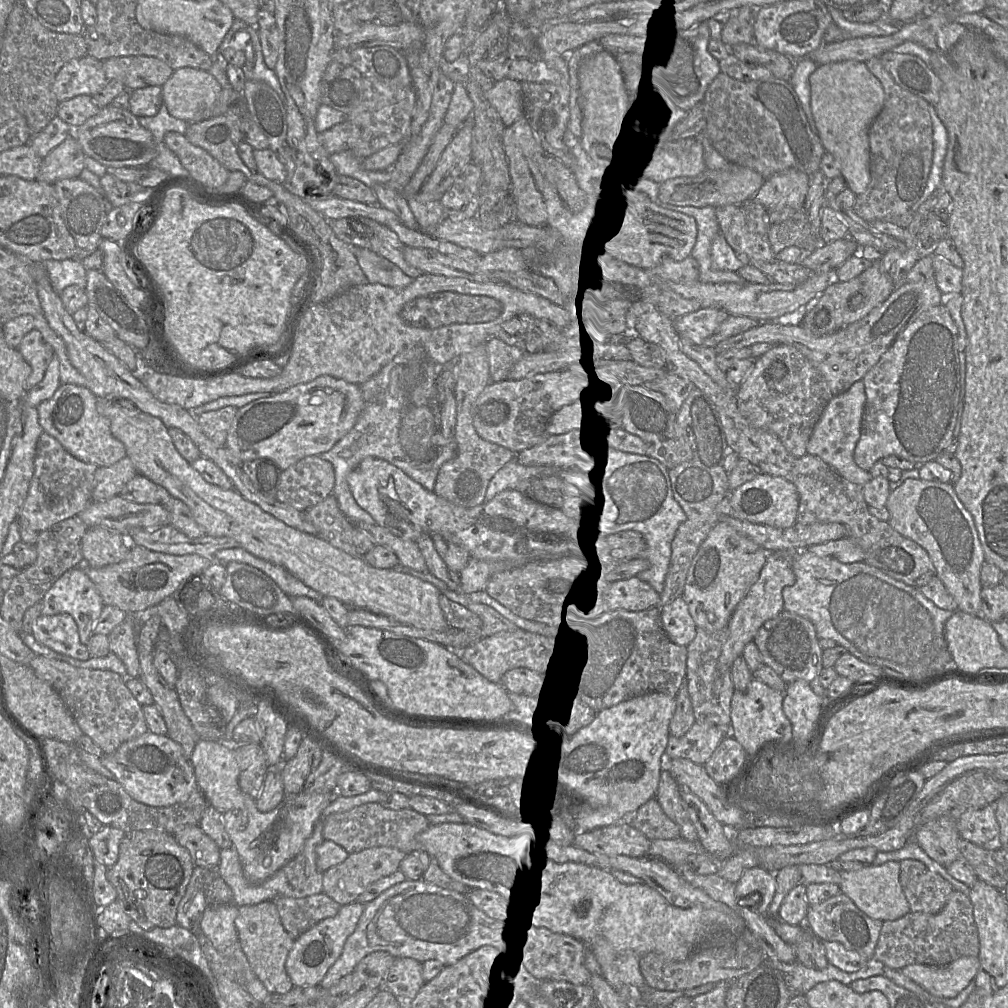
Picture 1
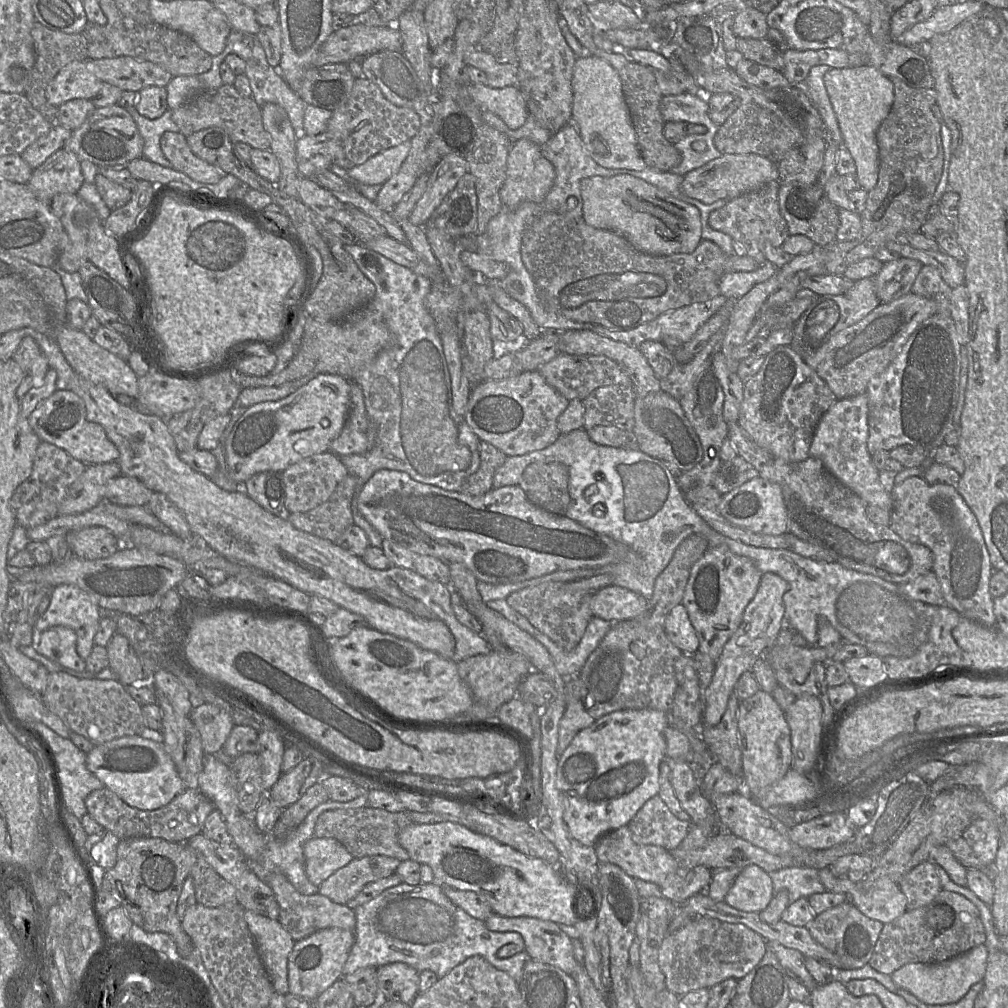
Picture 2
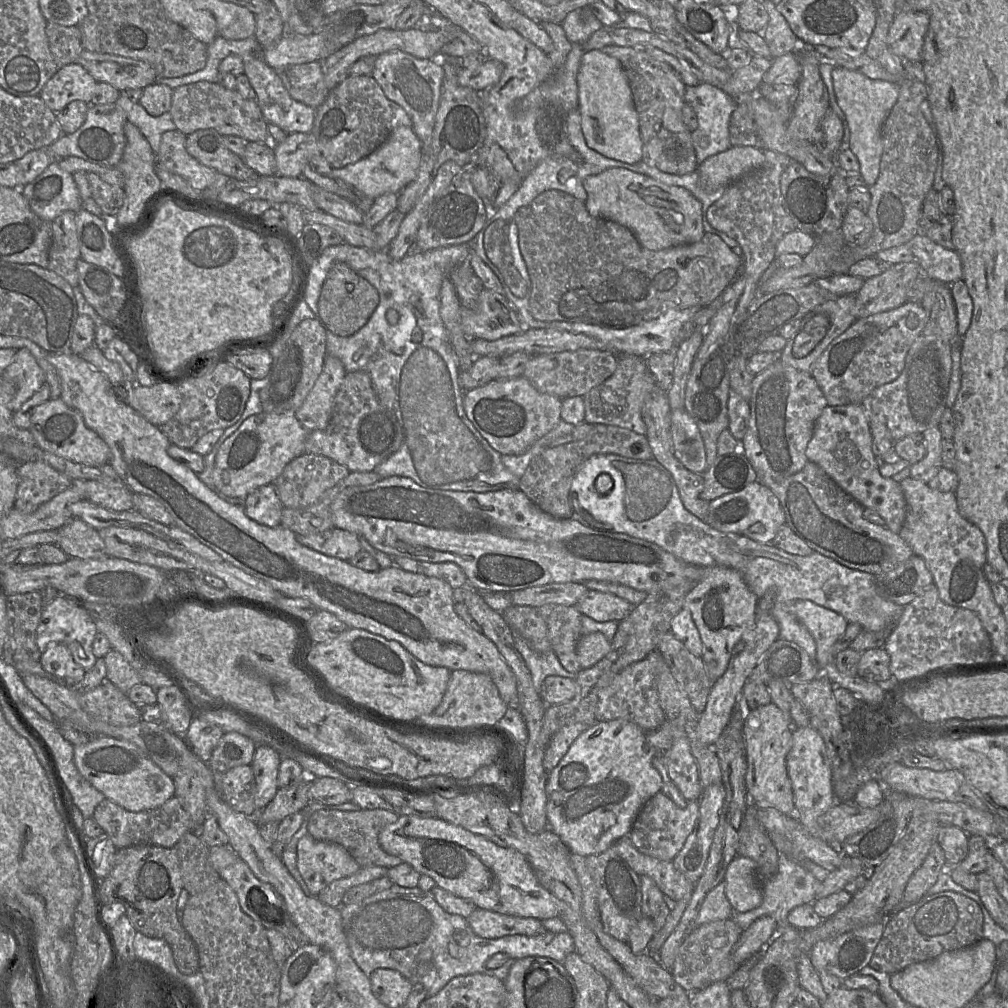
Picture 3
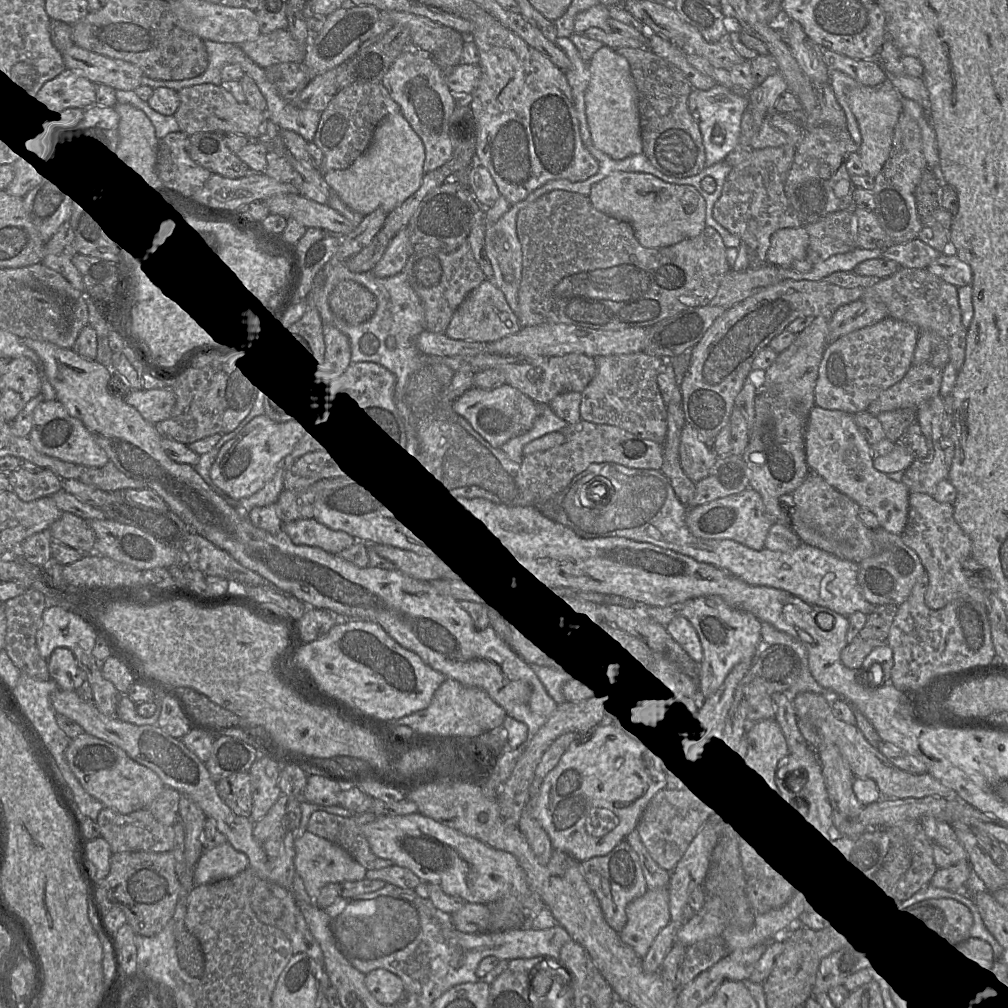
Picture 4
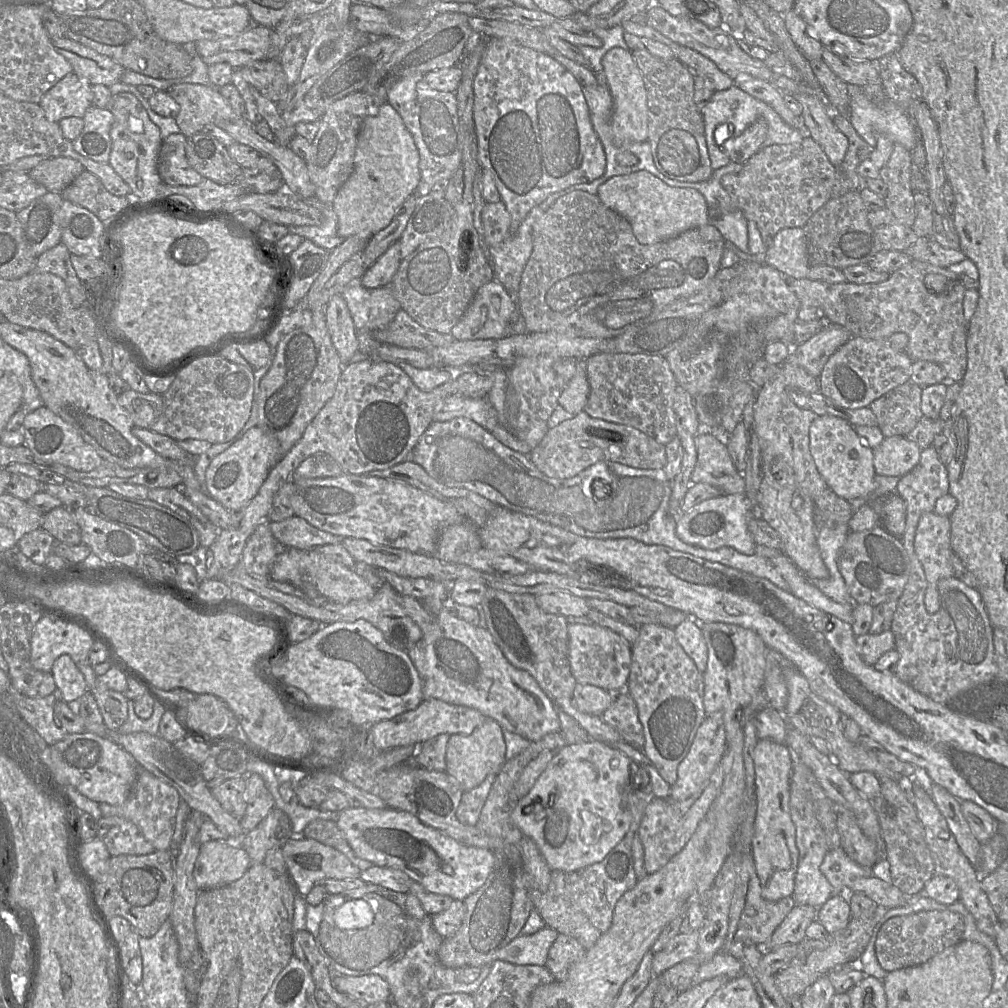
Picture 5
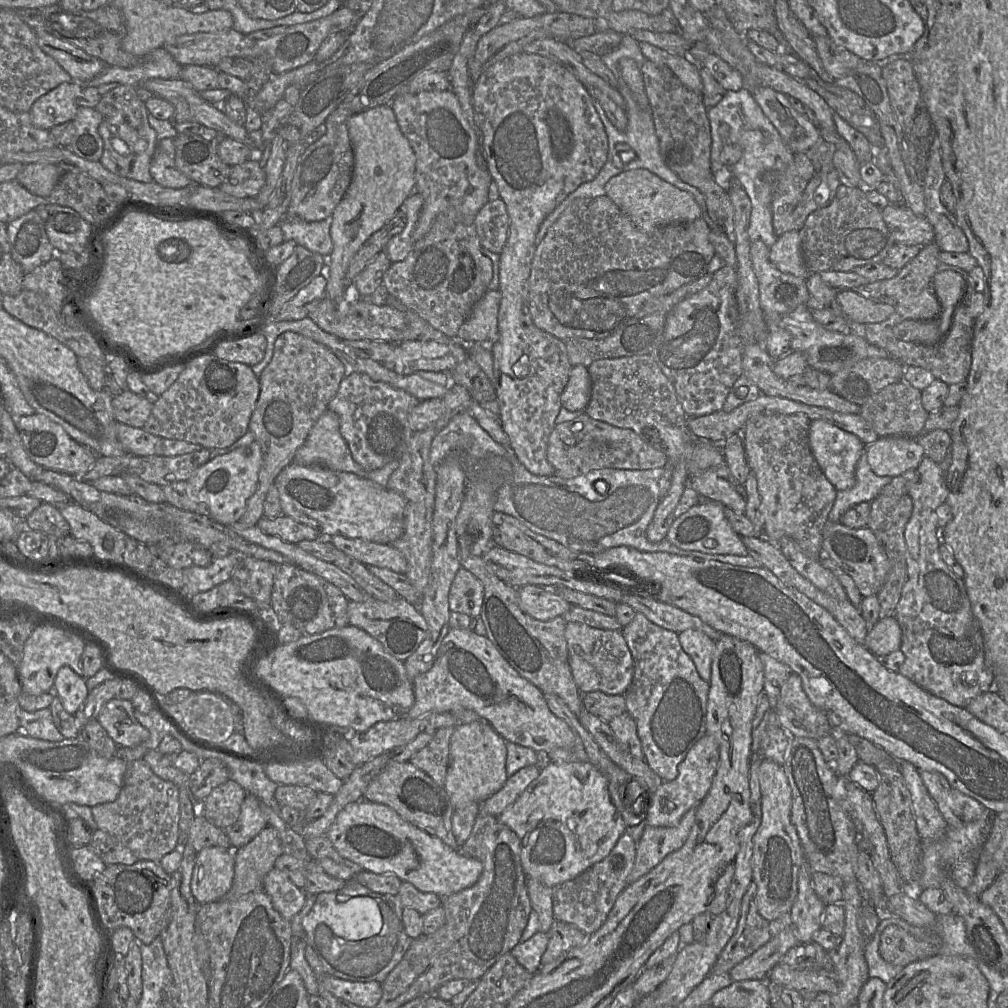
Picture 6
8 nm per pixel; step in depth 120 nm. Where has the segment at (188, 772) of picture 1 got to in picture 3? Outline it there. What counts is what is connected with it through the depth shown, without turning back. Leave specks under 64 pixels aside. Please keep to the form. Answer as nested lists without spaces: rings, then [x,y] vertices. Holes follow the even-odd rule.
[[[93,736],[88,743],[74,746],[74,763],[80,774],[106,799],[130,812],[157,808],[175,795],[173,778],[126,740]]]

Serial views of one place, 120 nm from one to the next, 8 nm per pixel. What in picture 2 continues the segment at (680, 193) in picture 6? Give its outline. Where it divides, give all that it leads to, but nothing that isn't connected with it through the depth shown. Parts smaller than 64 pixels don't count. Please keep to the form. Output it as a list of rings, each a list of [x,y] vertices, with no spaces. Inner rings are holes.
[[[619,174],[584,178],[581,192],[584,221],[622,235],[640,252],[654,256],[691,253],[702,240],[698,208],[637,177]]]

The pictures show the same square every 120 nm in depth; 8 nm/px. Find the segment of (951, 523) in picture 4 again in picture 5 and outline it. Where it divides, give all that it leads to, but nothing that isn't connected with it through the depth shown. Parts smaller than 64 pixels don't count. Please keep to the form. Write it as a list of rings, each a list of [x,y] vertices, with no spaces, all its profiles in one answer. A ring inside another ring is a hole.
[[[934,511],[922,514],[916,528],[914,548],[928,583],[924,605],[928,613],[934,614],[940,609],[938,582],[954,576],[949,517]]]

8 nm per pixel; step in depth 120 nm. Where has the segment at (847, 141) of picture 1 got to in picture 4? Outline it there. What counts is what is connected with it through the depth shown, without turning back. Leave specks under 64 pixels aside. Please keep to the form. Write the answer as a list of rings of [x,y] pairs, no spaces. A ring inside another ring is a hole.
[[[884,85],[880,87],[858,86],[850,90],[847,97],[862,139],[857,153],[867,175],[875,178],[890,154],[894,127],[902,112],[902,96],[891,85]]]

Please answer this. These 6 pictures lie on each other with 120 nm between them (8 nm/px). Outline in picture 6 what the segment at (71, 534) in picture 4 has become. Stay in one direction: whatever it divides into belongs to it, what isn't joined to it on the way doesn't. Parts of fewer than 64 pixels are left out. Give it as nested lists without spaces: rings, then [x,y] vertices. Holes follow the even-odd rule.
[[[42,502],[24,520],[24,527],[42,532],[46,535],[69,535],[70,527],[60,514],[60,510],[53,505]]]

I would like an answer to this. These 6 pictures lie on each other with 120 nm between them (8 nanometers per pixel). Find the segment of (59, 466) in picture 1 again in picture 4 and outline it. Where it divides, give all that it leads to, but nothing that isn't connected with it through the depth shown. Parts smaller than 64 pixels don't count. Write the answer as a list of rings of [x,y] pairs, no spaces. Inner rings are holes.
[[[18,469],[6,474],[12,491],[24,502],[52,496],[62,490],[63,480],[51,470],[31,472],[28,469]]]

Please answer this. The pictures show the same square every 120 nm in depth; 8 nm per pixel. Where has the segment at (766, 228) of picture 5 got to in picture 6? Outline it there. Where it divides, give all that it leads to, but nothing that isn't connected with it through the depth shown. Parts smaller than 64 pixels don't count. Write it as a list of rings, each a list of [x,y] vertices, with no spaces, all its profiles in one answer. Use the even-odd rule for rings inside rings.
[[[820,138],[807,151],[794,154],[793,161],[784,171],[767,171],[765,173],[773,190],[772,224],[777,236],[788,231],[800,231],[812,212],[831,203],[841,184],[833,164],[835,151],[834,144]]]

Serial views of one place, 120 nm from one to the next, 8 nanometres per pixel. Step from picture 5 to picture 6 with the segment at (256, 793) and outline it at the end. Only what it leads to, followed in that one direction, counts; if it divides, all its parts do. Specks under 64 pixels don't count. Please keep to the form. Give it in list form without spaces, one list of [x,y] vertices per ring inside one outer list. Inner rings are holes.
[[[247,793],[237,822],[226,830],[232,849],[246,845],[266,826],[261,801],[253,794]]]

